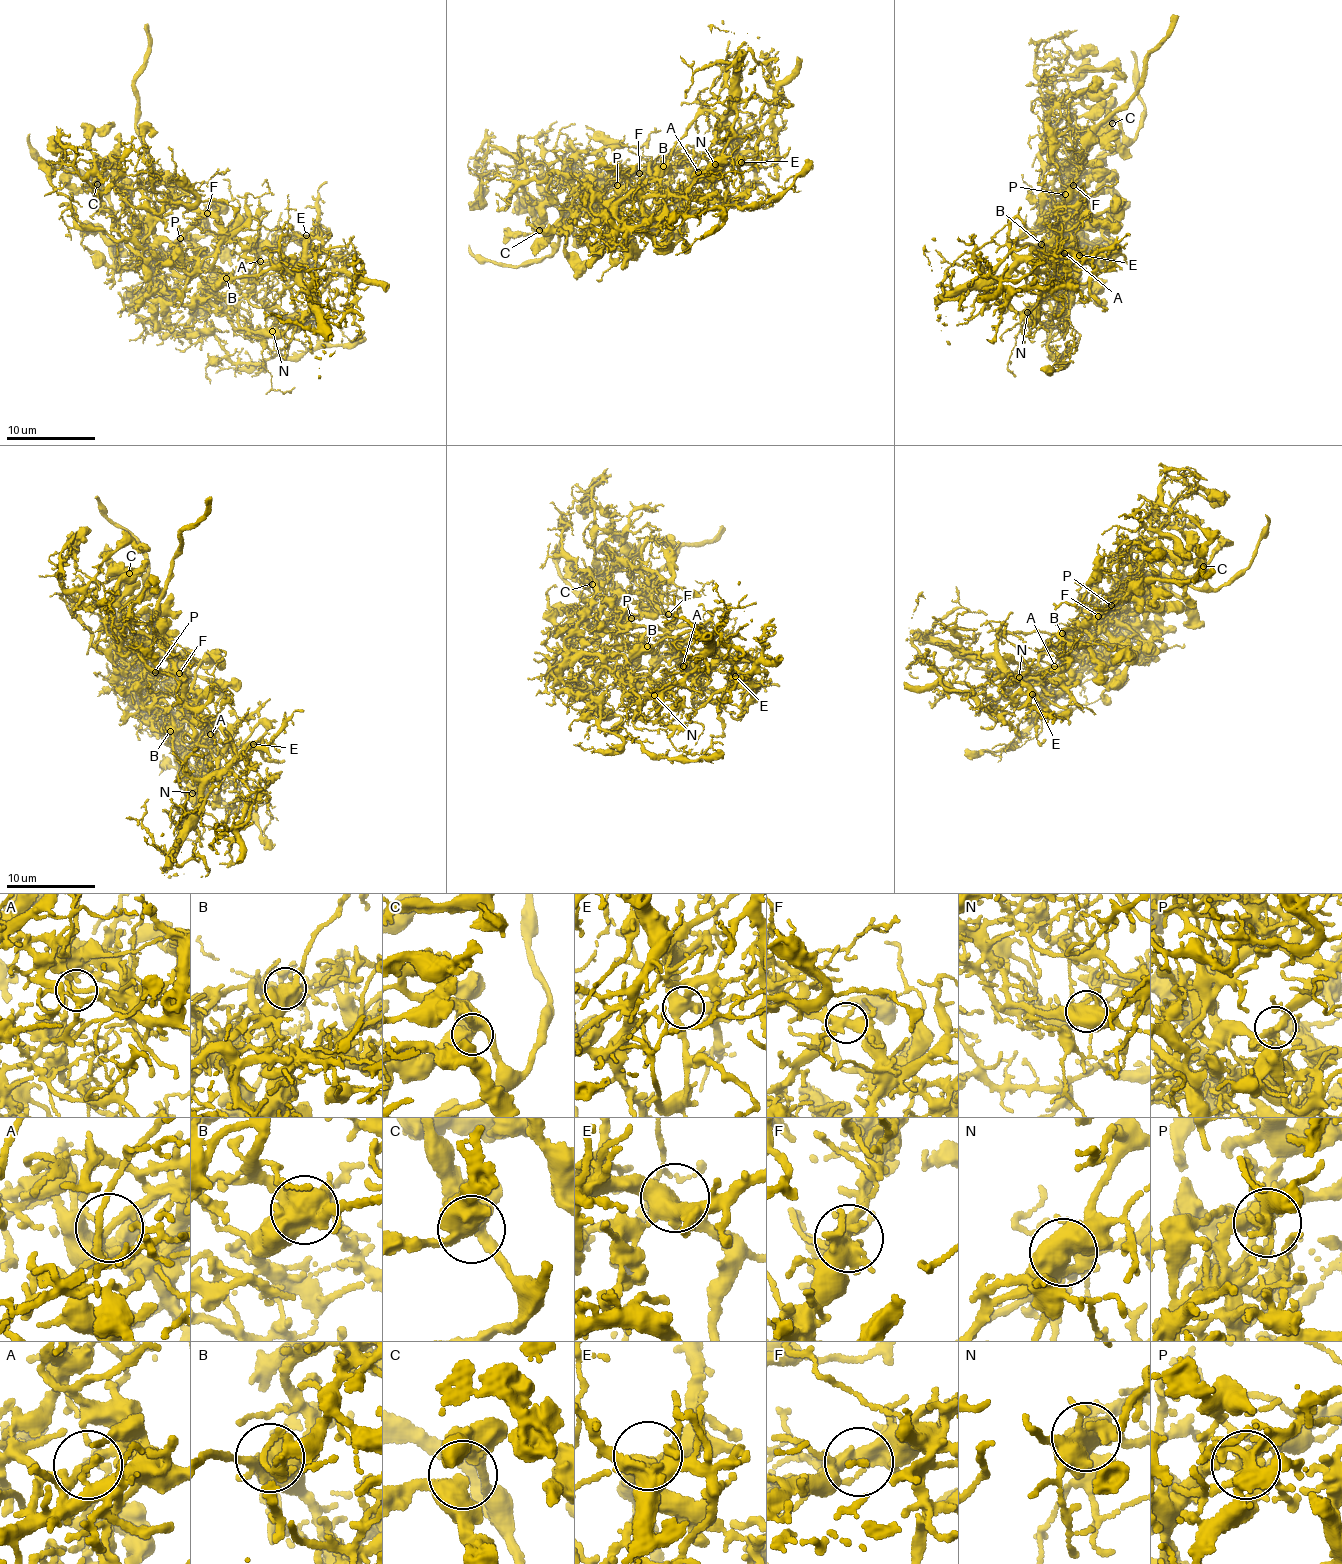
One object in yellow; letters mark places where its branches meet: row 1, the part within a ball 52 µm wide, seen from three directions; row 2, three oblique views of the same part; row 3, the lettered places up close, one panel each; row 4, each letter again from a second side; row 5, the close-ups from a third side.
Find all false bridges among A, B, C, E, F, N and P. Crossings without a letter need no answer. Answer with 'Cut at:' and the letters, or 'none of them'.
Cut at: A, B, F, N, P

